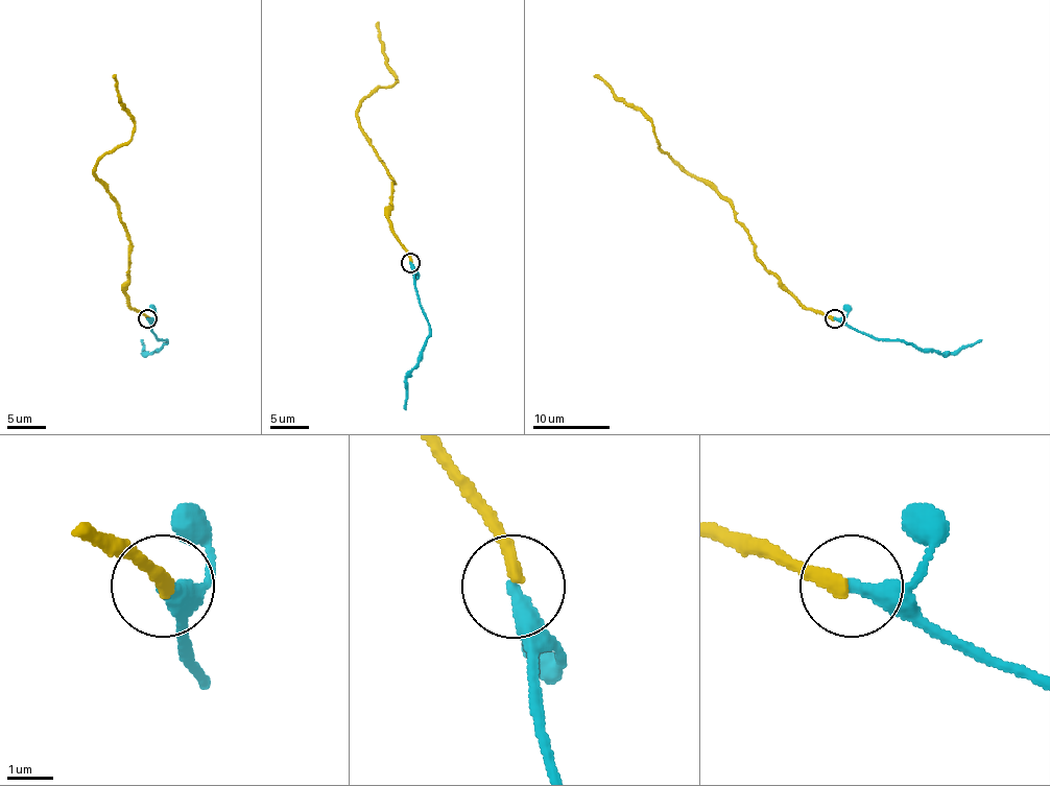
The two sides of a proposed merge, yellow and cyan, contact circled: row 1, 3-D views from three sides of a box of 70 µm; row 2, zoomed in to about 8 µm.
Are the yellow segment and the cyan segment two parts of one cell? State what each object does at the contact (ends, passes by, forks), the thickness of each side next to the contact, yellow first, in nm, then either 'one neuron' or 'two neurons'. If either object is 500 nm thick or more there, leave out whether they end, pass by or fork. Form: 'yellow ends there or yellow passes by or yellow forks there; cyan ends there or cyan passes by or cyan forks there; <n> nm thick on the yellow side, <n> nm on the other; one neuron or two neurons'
yellow ends there; cyan ends there; 320 nm thick on the yellow side, 360 nm on the other; two neurons

